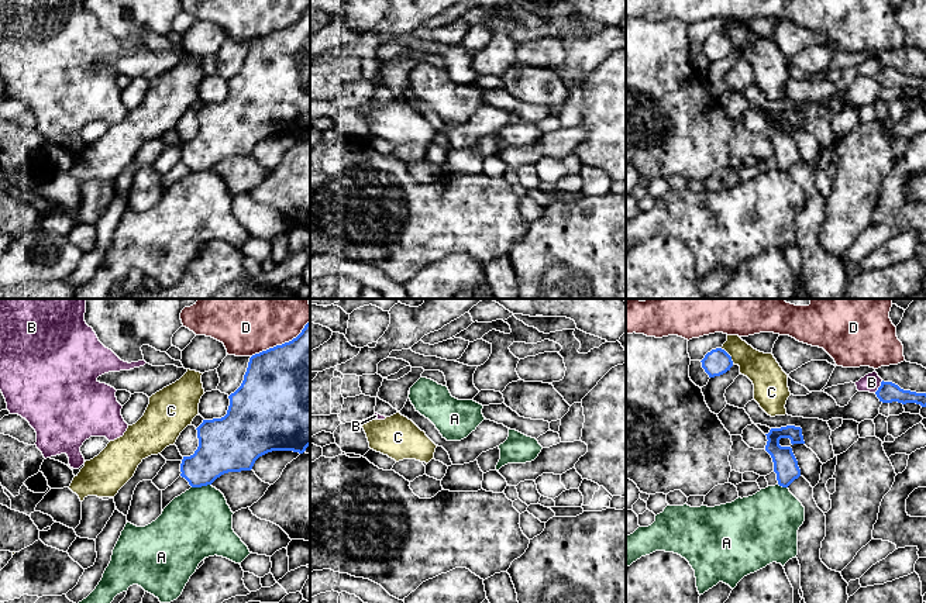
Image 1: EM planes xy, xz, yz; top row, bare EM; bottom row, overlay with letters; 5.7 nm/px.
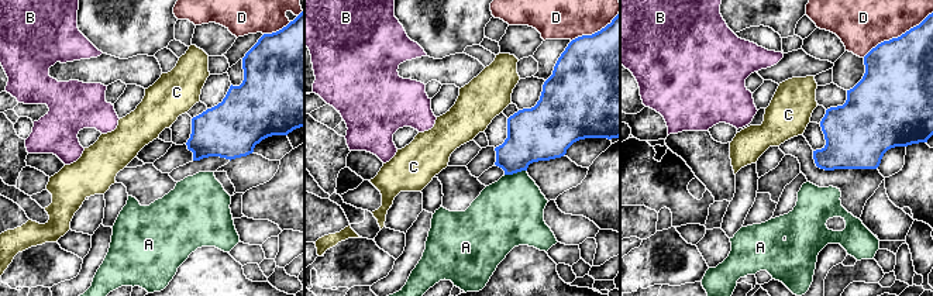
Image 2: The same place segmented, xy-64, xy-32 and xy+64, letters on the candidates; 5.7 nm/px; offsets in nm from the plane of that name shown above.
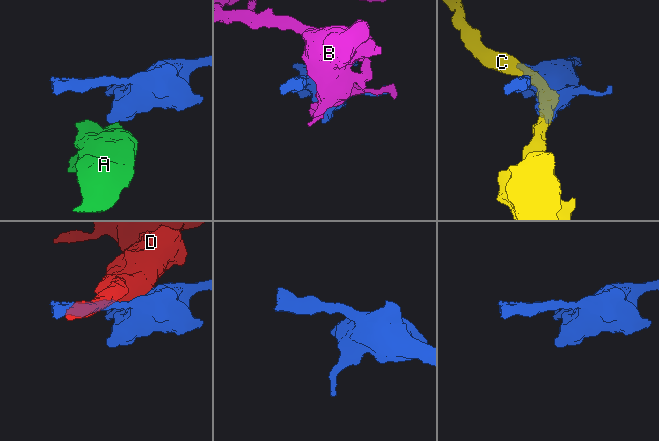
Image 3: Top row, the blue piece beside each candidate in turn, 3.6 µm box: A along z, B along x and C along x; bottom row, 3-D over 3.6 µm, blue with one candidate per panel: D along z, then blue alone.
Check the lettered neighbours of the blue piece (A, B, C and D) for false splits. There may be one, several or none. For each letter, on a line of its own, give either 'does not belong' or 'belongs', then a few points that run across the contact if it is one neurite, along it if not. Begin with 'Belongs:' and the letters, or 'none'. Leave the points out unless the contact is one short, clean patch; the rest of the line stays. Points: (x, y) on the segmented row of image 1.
Belongs: none
A: does not belong; line xy (210, 483), (192, 488)
B: does not belong
C: does not belong; line yz (720, 348), (733, 362)
D: does not belong

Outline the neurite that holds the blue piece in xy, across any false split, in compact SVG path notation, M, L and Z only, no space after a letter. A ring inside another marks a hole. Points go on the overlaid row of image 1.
M310 321L292 341L252 355L241 386L228 399L227 414L221 418L203 420L196 428L197 449L193 455L182 459L180 476L192 487L211 485L228 472L251 471L255 461L268 452L293 451L303 454L310 445Z

